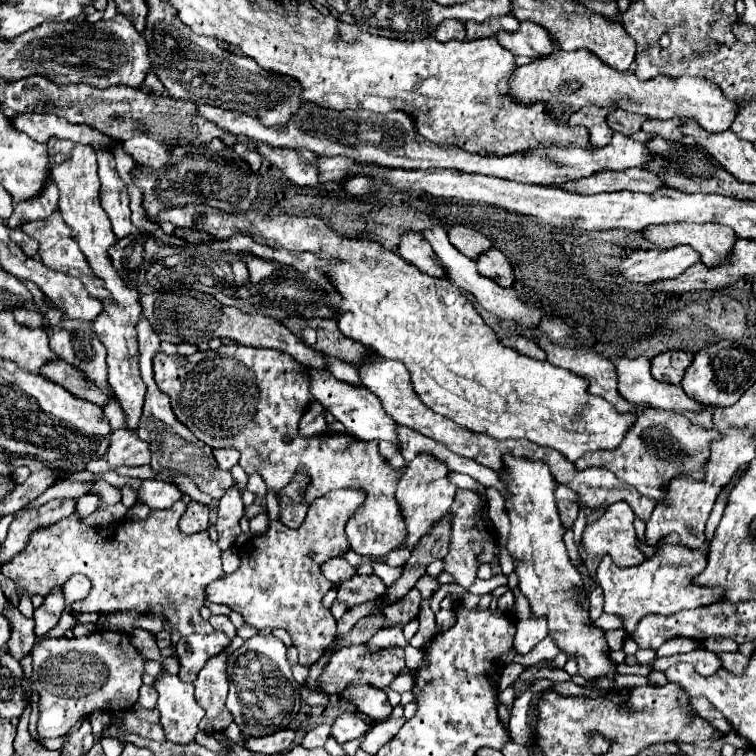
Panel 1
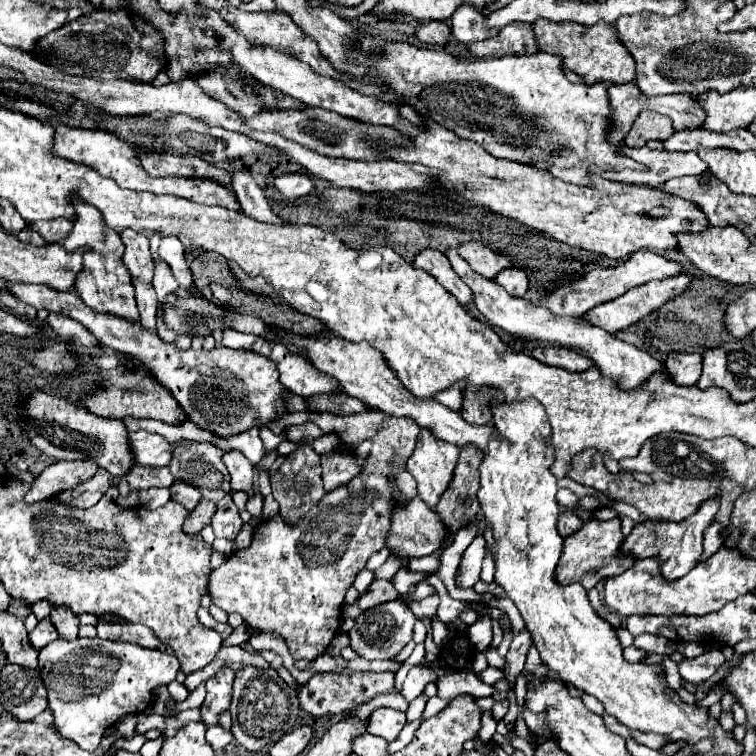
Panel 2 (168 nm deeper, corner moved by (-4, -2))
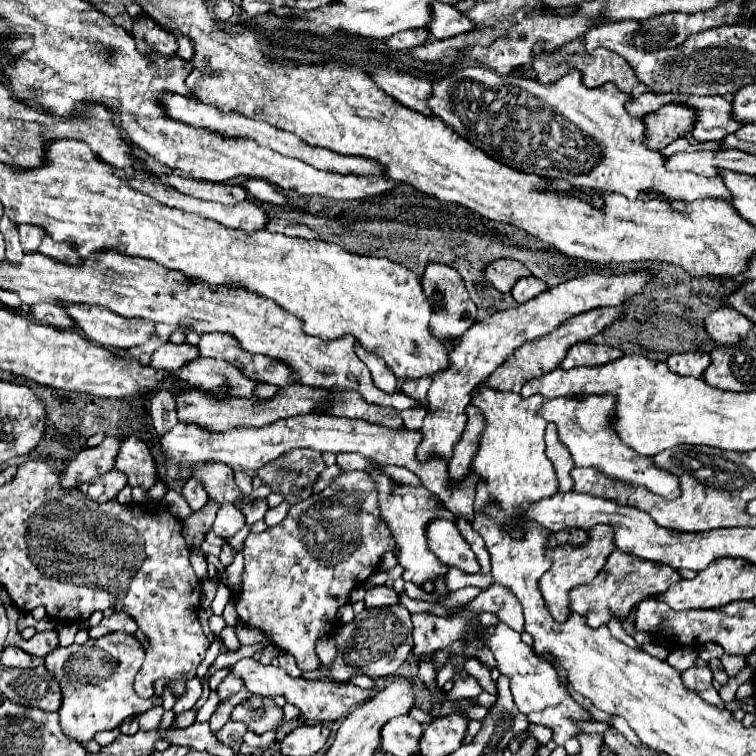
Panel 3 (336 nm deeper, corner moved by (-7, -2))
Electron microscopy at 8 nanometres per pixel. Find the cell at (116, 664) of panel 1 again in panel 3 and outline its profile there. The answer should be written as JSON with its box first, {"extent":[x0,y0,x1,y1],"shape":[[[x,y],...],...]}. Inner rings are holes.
{"extent":[47,632,161,742],"shape":[[[109,632],[101,640],[87,640],[83,646],[73,644],[55,648],[47,658],[47,670],[57,678],[63,692],[59,710],[61,728],[69,738],[89,742],[97,732],[117,728],[125,718],[139,716],[161,704],[159,696],[139,698],[133,690],[133,678],[145,660],[145,648],[127,632]]]}

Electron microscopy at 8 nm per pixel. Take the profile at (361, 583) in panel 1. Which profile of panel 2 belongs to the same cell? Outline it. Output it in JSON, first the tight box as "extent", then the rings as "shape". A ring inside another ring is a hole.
{"extent":[356,580,398,610],"shape":[[[374,580],[370,584],[370,588],[358,596],[356,606],[360,610],[368,610],[368,608],[374,608],[378,604],[384,604],[384,602],[390,602],[396,598],[398,598],[398,592],[390,580]]]}

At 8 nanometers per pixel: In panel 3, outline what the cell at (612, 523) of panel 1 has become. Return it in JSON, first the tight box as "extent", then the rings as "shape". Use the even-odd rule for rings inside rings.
{"extent":[539,526,613,624],"shape":[[[597,526],[593,528],[593,532],[589,532],[589,540],[587,544],[583,544],[581,548],[565,548],[565,546],[555,546],[555,548],[549,548],[545,554],[553,560],[553,566],[539,578],[539,590],[541,590],[541,596],[549,608],[549,614],[561,624],[567,620],[567,606],[569,606],[569,592],[575,588],[575,586],[581,586],[581,584],[589,584],[597,574],[599,570],[605,566],[605,560],[607,556],[611,554],[613,550],[613,540],[609,540],[609,528],[605,526]]]}

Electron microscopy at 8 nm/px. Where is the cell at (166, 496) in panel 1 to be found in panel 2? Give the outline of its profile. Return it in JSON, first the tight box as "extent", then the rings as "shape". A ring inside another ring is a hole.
{"extent":[170,480,202,510],"shape":[[[176,480],[176,482],[170,486],[170,494],[172,494],[170,500],[180,502],[180,504],[182,504],[184,508],[188,508],[188,510],[194,510],[196,504],[200,502],[200,498],[202,498],[202,494],[198,492],[198,488],[194,488],[192,484],[182,482],[182,480]]]}

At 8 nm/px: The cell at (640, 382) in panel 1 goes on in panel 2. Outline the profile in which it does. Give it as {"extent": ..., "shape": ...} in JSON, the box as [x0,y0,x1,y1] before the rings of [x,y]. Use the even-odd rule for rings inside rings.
{"extent":[446,248,664,392],"shape":[[[448,248],[446,256],[448,256],[454,272],[470,286],[470,290],[474,294],[476,308],[488,318],[490,324],[506,330],[508,334],[514,334],[518,338],[526,338],[530,342],[546,342],[546,344],[552,344],[552,346],[578,350],[584,356],[592,358],[594,366],[600,370],[600,374],[614,380],[614,384],[624,392],[632,392],[636,388],[642,388],[642,384],[648,382],[652,378],[652,374],[662,372],[662,368],[664,368],[662,362],[658,362],[650,354],[638,350],[636,346],[618,340],[614,334],[604,332],[602,328],[598,328],[594,324],[588,324],[586,320],[582,320],[582,316],[554,316],[554,312],[550,312],[548,308],[538,306],[532,300],[510,296],[494,280],[486,280],[486,278],[478,276],[470,268],[470,264],[466,264],[466,260],[462,260],[462,256],[458,256],[456,250]]]}

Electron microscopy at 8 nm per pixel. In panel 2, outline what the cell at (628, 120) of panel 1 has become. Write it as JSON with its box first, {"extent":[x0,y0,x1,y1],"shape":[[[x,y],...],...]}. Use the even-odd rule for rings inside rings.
{"extent":[624,110,674,146],"shape":[[[646,110],[634,120],[624,142],[628,146],[644,146],[648,140],[666,140],[670,134],[674,134],[670,118],[664,114]]]}

